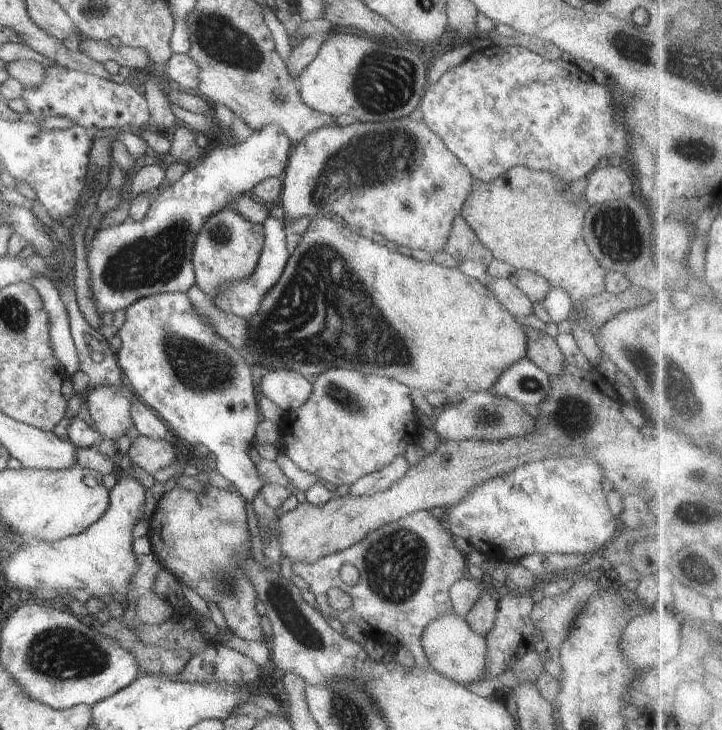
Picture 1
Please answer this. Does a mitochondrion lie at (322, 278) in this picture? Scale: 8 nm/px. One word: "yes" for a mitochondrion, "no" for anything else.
yes

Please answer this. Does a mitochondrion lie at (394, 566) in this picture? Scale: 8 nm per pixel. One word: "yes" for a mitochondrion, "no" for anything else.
yes

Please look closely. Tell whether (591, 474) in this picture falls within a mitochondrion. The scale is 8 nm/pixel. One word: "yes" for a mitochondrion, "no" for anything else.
no

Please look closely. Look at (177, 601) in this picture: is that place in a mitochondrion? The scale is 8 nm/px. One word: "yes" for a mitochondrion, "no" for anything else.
no

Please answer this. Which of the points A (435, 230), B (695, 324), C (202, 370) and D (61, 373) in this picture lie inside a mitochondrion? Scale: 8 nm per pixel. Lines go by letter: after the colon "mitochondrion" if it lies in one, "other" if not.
A: other
B: other
C: mitochondrion
D: other

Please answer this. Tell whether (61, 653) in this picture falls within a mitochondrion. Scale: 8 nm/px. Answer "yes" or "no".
yes

